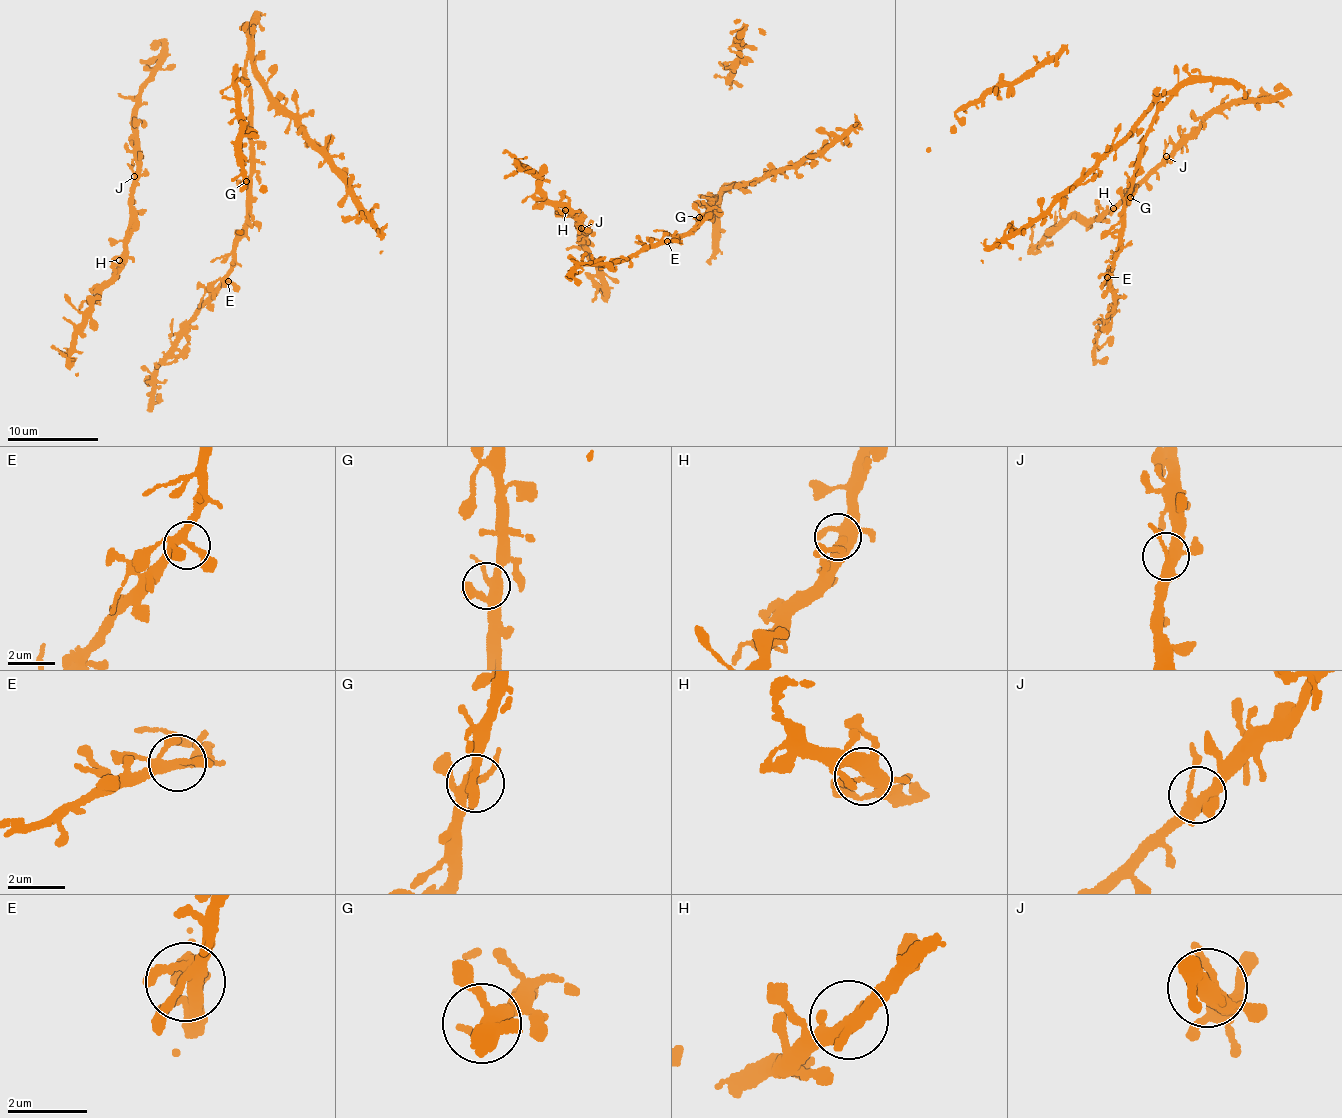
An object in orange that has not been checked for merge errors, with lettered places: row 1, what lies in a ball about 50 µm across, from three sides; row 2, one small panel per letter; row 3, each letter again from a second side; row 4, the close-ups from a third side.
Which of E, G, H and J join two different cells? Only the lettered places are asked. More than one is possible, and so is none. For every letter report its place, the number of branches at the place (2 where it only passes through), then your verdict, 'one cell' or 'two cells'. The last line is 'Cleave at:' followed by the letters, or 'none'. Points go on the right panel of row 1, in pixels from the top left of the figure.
E: (1107, 277) | 5 | one cell
G: (1130, 197) | 5 | one cell
H: (1113, 208) | 6 | one cell
J: (1166, 156) | 4 | one cell
Cleave at: none

